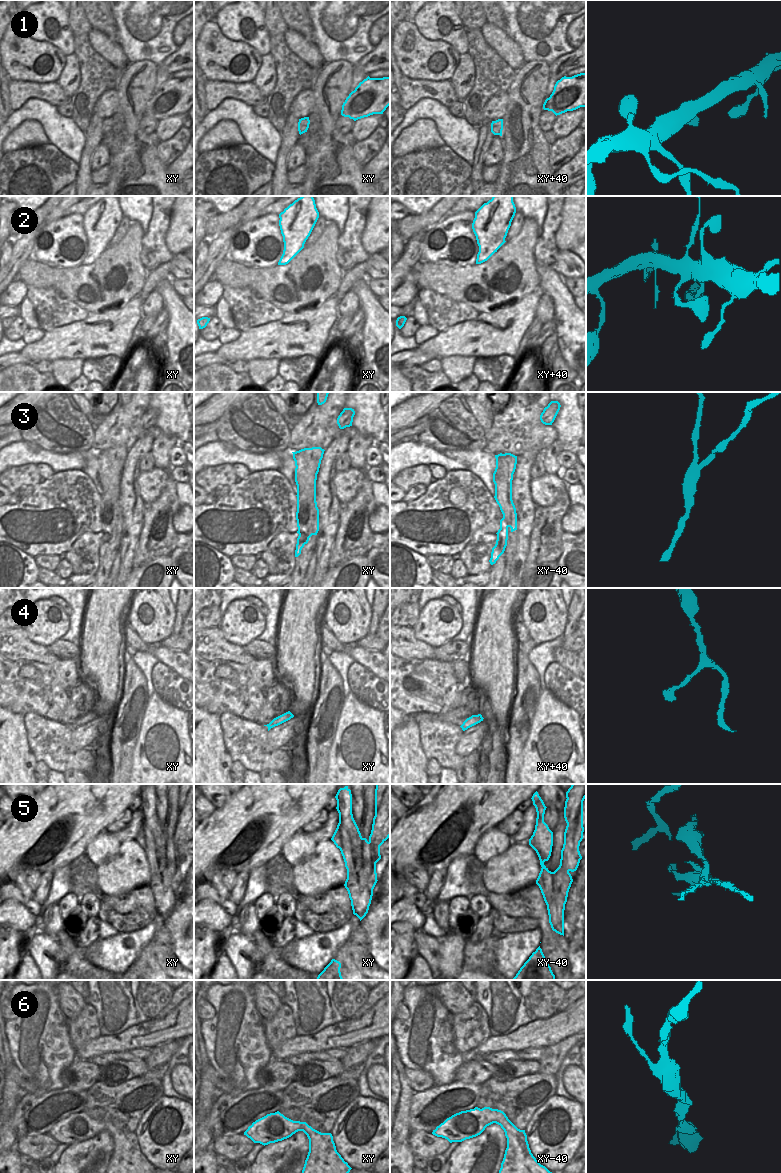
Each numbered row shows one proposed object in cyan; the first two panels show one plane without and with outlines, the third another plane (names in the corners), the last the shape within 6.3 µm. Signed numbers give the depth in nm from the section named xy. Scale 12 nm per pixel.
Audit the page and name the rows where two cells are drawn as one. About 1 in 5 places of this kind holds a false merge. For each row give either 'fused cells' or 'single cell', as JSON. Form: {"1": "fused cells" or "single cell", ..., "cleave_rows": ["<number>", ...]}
{"1": "single cell", "2": "single cell", "3": "fused cells", "4": "single cell", "5": "fused cells", "6": "single cell", "cleave_rows": ["3", "5"]}

